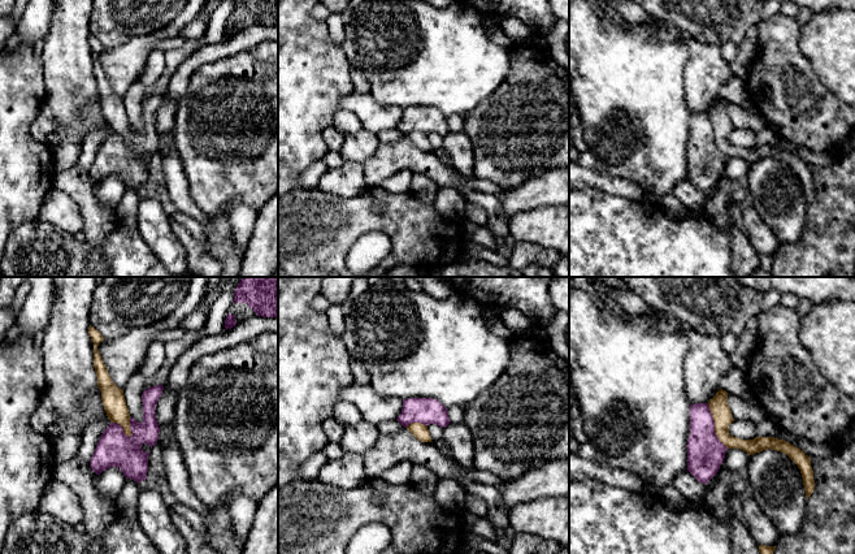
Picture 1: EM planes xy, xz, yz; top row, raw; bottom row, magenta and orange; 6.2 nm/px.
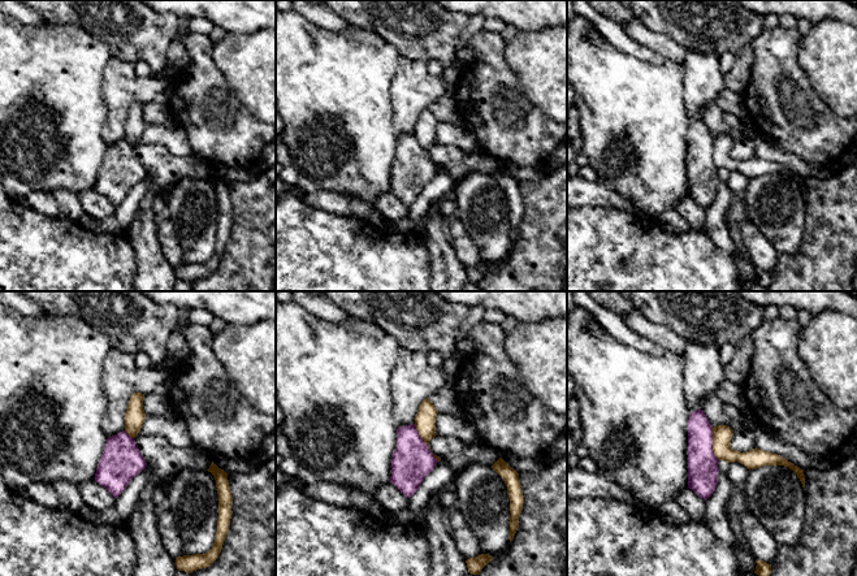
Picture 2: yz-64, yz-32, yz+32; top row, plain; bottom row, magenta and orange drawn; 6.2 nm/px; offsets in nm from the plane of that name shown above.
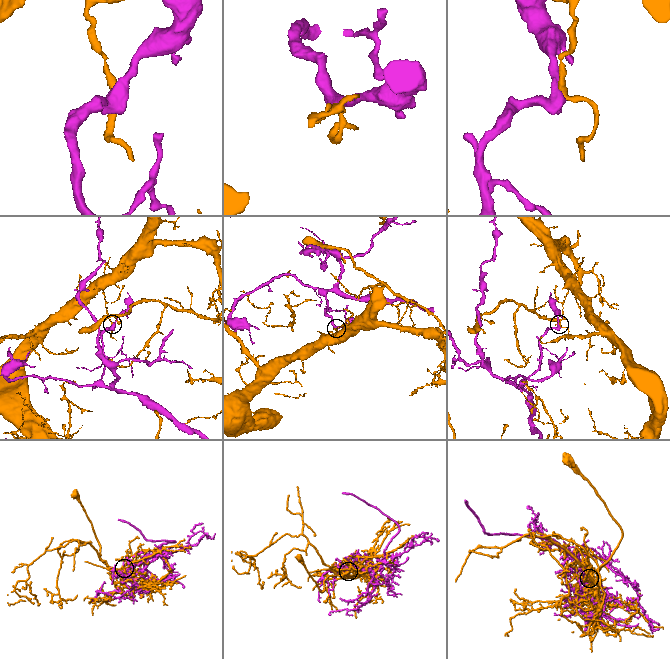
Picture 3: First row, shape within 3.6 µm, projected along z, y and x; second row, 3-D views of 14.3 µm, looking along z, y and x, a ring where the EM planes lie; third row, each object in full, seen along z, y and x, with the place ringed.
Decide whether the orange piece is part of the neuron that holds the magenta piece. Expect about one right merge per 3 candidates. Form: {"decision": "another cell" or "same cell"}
{"decision": "another cell"}

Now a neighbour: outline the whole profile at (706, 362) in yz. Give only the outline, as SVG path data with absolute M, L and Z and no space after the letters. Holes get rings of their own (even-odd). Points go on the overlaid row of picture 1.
M690 329L685 358L685 388L690 404L708 403L720 380L733 368L729 354L721 347L721 337Z

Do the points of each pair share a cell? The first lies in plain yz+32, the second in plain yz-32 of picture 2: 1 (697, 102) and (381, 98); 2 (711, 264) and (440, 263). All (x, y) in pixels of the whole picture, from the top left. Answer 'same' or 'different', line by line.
1: different
2: different

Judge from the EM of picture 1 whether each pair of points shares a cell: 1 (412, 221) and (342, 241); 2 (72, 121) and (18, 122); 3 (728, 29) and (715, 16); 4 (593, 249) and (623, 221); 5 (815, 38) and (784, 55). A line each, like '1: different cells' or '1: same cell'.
1: same cell
2: different cells
3: same cell
4: same cell
5: different cells

